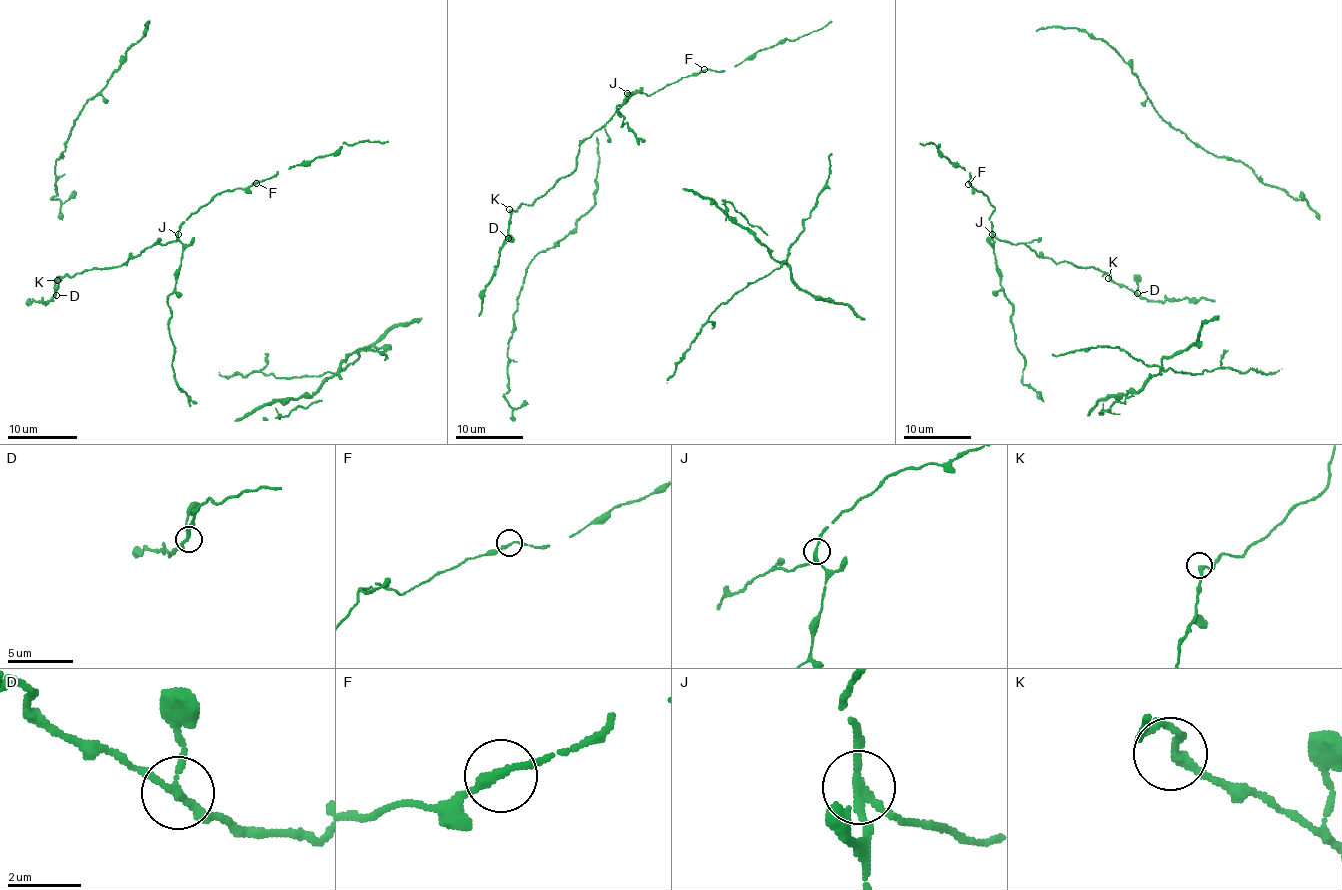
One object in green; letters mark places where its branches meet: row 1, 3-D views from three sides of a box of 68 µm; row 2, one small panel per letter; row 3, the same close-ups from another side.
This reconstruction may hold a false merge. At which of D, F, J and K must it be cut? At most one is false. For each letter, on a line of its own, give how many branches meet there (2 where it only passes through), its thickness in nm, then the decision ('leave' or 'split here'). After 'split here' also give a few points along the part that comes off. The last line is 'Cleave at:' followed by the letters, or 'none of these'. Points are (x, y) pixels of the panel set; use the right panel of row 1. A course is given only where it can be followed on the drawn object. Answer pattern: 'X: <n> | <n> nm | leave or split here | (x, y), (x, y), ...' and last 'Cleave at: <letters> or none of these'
D: 3 | 190 nm | leave
F: 2 | 220 nm | leave
J: 3 | 190 nm | split here
K: 2 | 240 nm | leave
Cleave at: J

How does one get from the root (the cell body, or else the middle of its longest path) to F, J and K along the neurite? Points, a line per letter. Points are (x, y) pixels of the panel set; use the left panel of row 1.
F: (127, 264), (128, 259), (139, 256), (147, 247), (173, 242), (180, 224), (217, 195), (256, 183)
J: (127, 264), (128, 259), (139, 256), (147, 247), (156, 243), (165, 245), (178, 235)
K: (127, 264), (92, 268), (71, 276), (64, 275), (57, 280)

